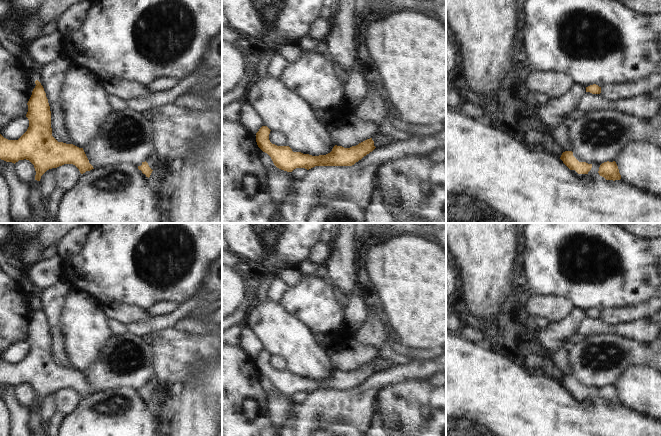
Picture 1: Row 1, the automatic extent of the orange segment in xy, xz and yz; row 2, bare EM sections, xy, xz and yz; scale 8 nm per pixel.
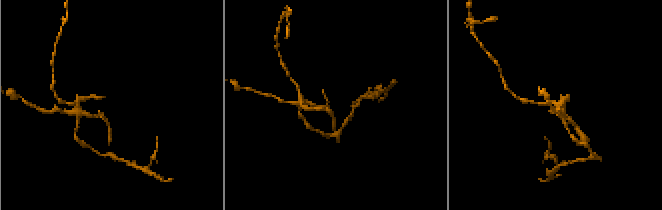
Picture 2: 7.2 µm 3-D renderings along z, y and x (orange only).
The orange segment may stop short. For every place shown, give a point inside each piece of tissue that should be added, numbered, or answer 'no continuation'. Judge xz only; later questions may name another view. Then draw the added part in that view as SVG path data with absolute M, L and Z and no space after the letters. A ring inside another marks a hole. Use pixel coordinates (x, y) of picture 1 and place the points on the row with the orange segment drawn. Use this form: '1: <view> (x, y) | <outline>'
1: xz (379, 141) | M378 130L378 132L372 137L373 141L374 141L374 146L376 148L388 145L390 143L393 142L393 140L389 137L383 137L380 133L380 131Z

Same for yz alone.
no continuation

